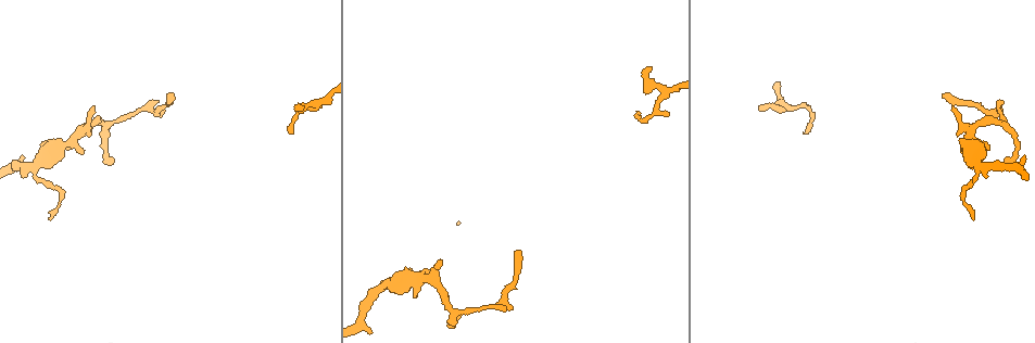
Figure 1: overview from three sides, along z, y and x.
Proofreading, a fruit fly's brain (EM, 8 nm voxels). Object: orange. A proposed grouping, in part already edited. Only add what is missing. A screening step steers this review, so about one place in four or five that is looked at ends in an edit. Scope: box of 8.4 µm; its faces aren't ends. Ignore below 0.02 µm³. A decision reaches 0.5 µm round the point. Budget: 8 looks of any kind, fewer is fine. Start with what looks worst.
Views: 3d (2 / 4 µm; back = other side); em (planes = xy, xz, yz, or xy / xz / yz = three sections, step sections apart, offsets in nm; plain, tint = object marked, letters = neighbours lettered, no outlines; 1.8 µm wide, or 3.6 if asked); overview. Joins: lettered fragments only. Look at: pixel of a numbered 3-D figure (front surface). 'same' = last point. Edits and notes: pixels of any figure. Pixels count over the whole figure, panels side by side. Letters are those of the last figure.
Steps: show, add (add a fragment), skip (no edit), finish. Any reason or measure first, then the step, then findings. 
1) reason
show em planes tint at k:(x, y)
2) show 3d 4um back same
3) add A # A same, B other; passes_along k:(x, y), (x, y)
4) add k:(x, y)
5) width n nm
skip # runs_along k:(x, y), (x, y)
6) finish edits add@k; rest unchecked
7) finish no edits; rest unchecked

branch stops here
show 3d 2um at 1:(172, 94)

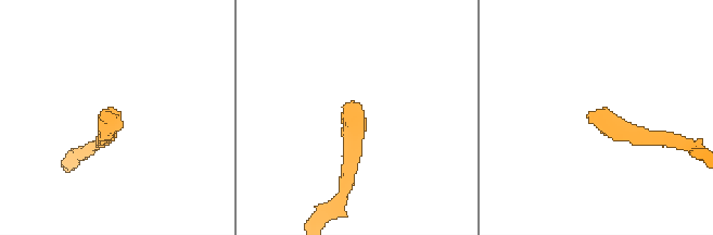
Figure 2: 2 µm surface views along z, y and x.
need the tissue
show em planes letters at 2:(113, 113)

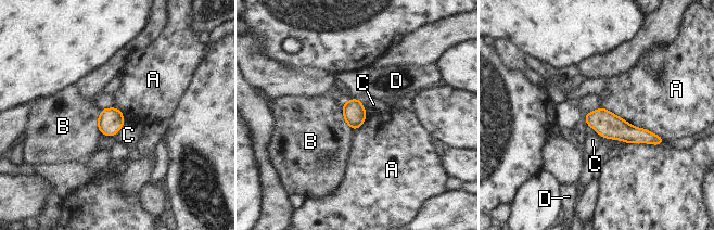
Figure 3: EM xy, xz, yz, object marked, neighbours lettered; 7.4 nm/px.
longest_contact A 500 nm
skip # A other, B other, C other, D other; border 3:(601, 106), (663, 138); no lettered fragment goes on from it

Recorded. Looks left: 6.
branch stops here
show 3d 2um at 1:(441, 263)

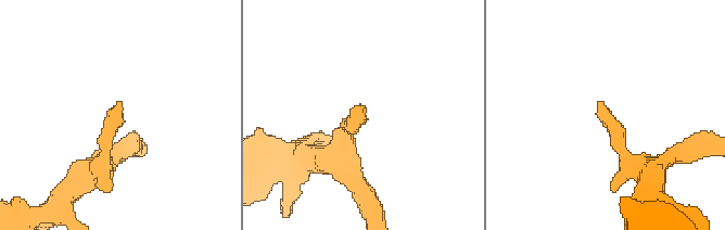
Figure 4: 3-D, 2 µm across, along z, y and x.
show em planes letters at 4:(118, 104)

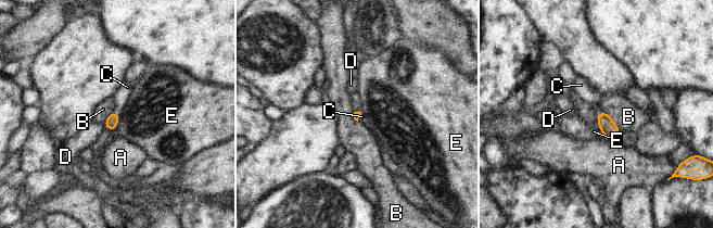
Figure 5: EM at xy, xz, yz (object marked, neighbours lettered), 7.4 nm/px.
add C # A other, B other, C same, D other, E other; passes_along 5:(608, 127), (598, 113), (581, 85); it goes on there

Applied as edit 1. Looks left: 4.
show overview

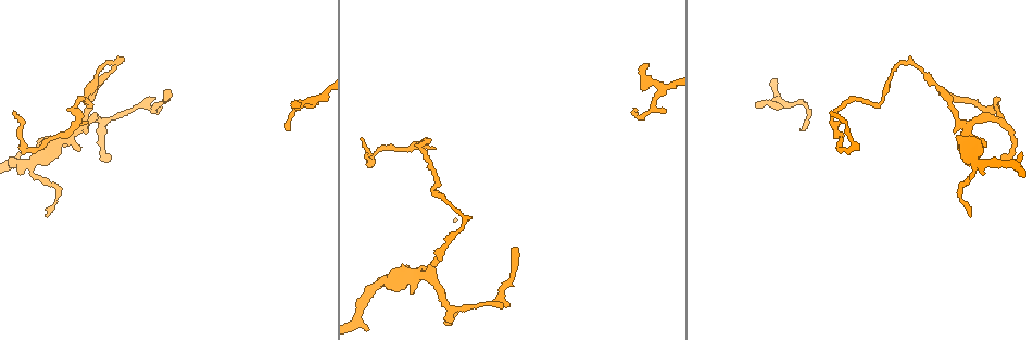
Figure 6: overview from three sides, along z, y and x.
an open end
show 3d 2um at 6:(48, 214)

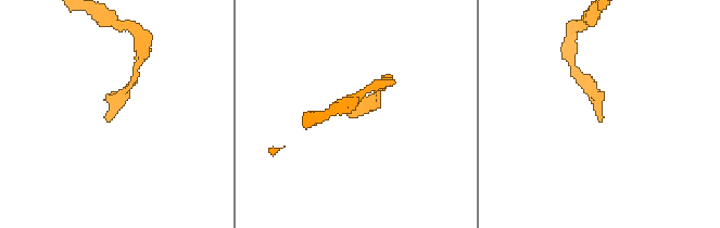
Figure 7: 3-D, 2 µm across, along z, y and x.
show em planes letters at 7:(602, 117)

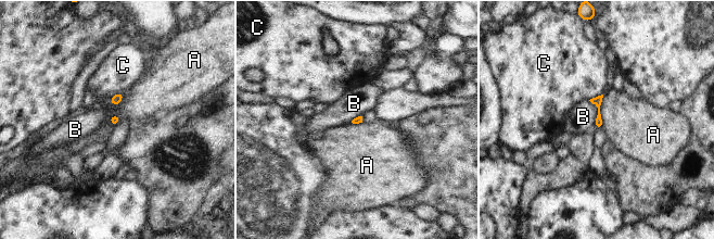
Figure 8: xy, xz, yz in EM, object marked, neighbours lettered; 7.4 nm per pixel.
longest_contact A 220 nm
skip # A other, B other, C other; border 8:(603, 95), (600, 105), (601, 124); none of them fits

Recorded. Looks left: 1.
finish edits add@5; rest unchecked

